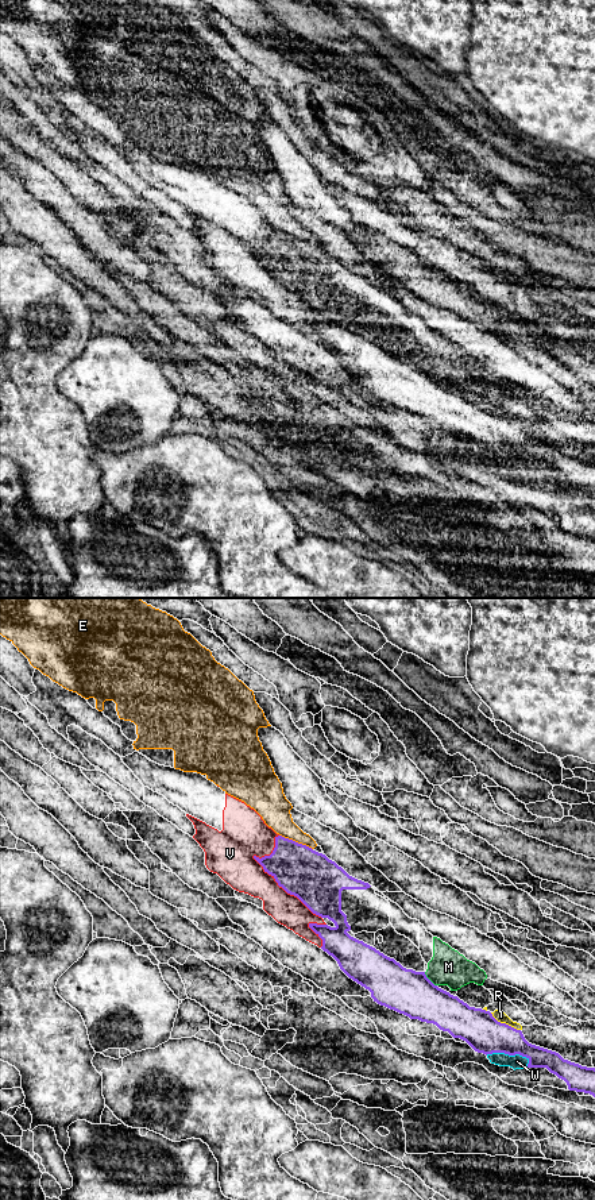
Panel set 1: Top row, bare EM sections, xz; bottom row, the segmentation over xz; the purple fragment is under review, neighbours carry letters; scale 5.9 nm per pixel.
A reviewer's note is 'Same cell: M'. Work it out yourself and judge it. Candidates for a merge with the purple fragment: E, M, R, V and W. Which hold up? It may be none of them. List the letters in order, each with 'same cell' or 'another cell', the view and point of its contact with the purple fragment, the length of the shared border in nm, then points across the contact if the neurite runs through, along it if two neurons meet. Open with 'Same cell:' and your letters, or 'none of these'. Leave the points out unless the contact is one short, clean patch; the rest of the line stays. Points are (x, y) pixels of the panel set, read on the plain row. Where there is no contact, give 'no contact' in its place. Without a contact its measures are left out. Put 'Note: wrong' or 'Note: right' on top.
Note: wrong
Same cell: none of these
E: another cell; contact xz (294, 236); length 220 nm
M: another cell; contact xz (428, 374); length 120 nm; border xz (424, 367), (436, 381)
R: another cell; contact xz (505, 419); length 220 nm; border xz (490, 408), (498, 416), (520, 425)
V: another cell; contact xz (274, 273); length 550 nm
W: another cell; contact xz (509, 450); length 260 nm

